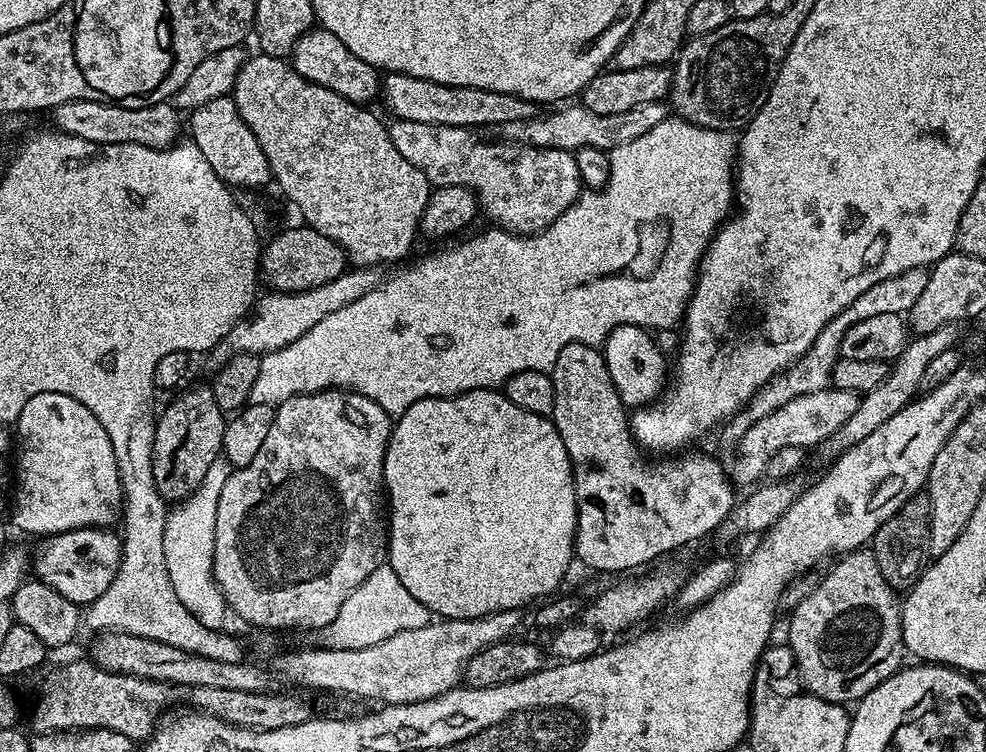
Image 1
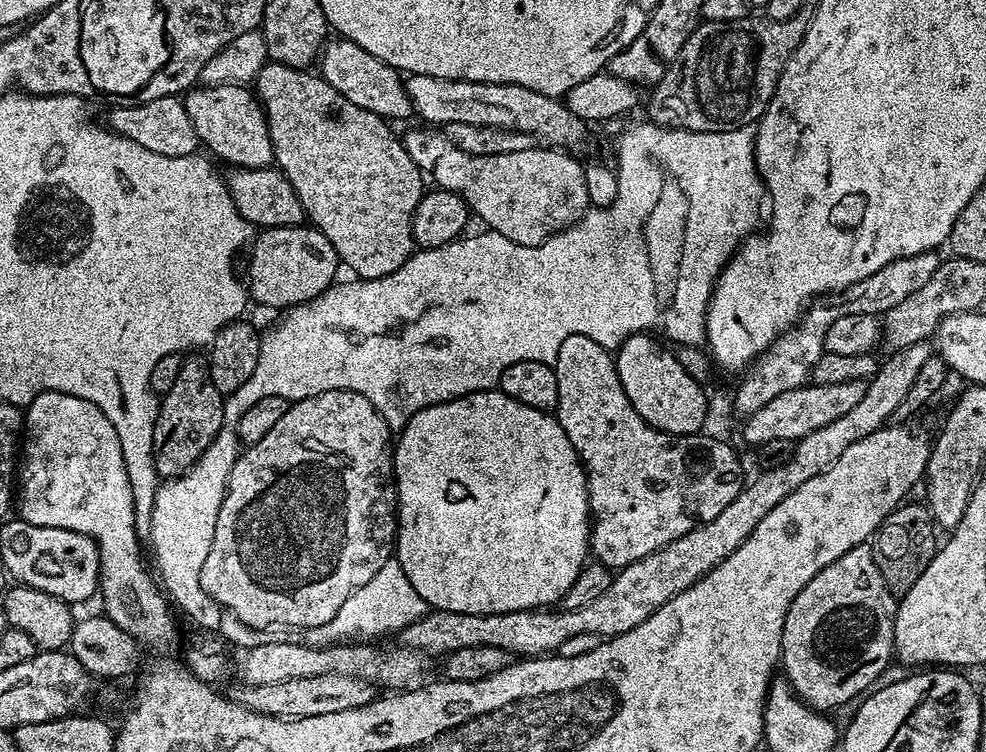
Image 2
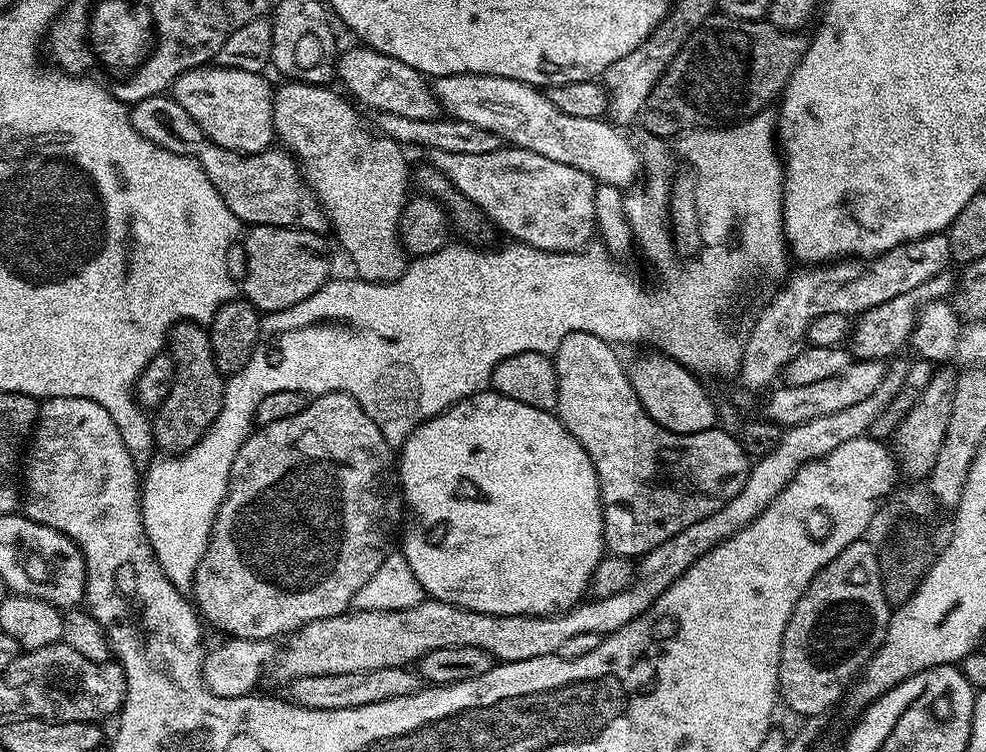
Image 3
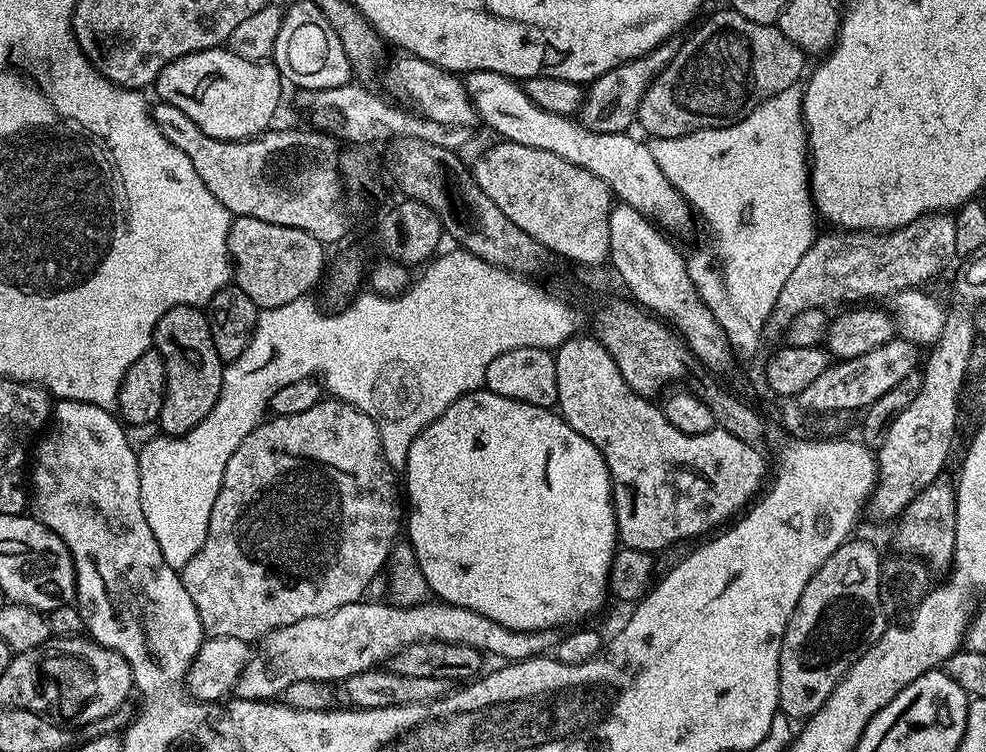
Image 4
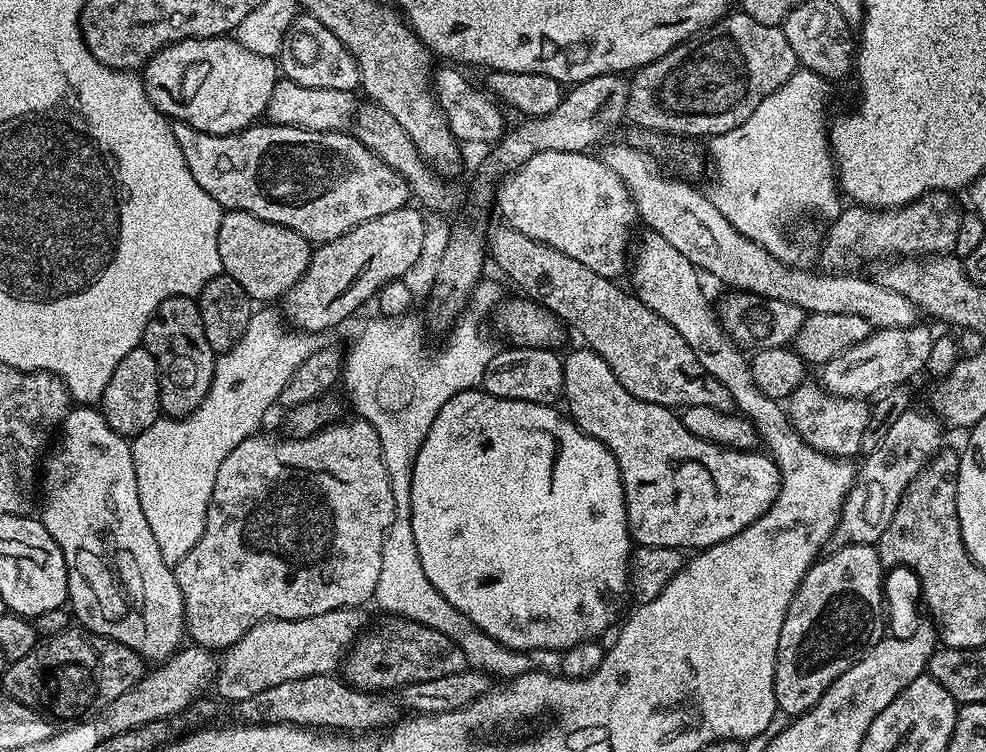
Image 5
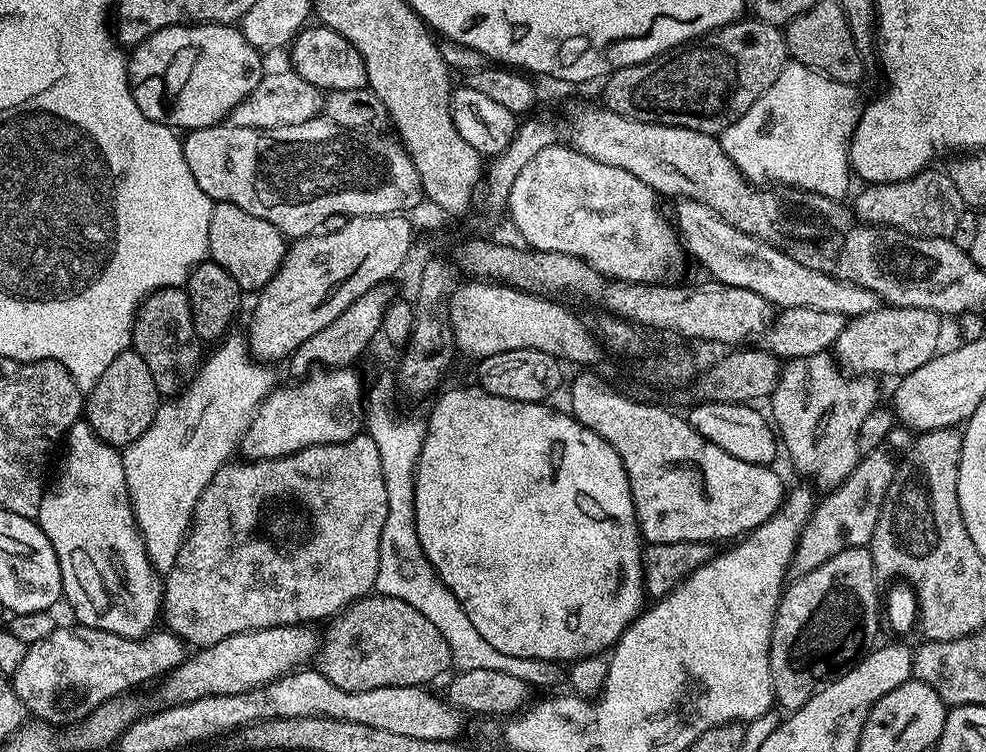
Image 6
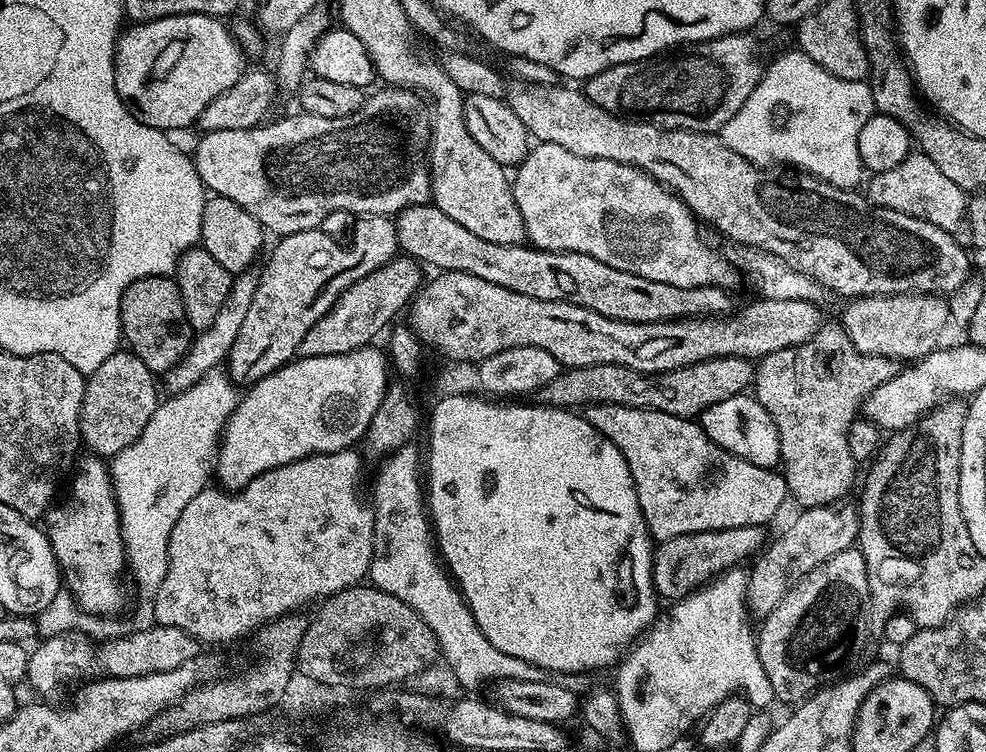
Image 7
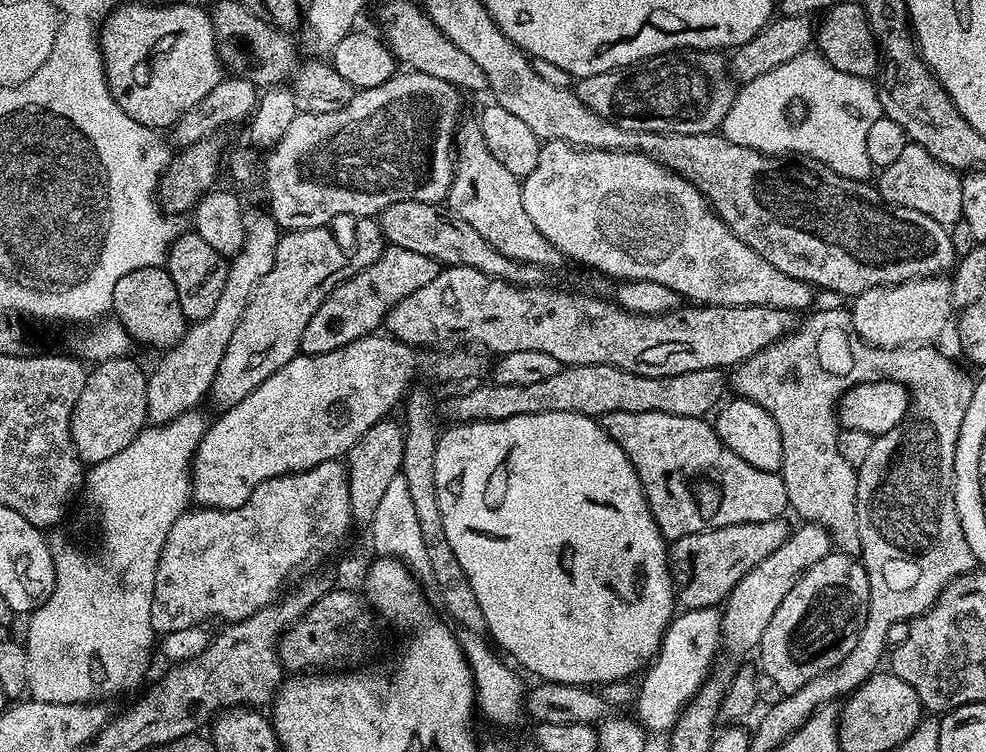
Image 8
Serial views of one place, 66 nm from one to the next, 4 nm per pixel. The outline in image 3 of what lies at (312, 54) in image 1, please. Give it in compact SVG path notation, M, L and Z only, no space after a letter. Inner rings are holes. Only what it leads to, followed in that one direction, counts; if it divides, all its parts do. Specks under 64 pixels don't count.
M356 47L360 48L348 48L345 52L343 49L336 61L336 76L344 83L343 91L353 101L372 108L373 113L398 114L398 118L435 120L441 115L442 109L436 102L436 95L421 72L373 48Z

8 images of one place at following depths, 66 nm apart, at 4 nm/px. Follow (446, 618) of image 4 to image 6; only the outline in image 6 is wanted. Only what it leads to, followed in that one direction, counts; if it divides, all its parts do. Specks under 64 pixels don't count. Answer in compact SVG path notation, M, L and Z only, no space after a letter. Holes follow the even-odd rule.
M287 624L284 628L256 628L252 632L239 632L230 638L222 638L222 642L214 642L208 648L199 649L195 653L197 656L189 655L184 663L163 679L164 685L160 688L159 703L171 706L185 704L203 696L242 694L260 688L263 684L269 684L272 680L278 680L289 672L303 669L309 662L315 661L316 653L319 652L322 643L321 633L315 632L314 629L315 627L307 624Z

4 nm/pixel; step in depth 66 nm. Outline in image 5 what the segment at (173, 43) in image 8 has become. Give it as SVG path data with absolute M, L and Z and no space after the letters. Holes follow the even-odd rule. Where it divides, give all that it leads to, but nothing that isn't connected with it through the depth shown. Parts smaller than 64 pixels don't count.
M215 36L166 46L149 58L142 79L150 102L169 121L189 124L206 134L229 136L251 128L265 115L278 79L278 64L271 56L246 50L234 38Z

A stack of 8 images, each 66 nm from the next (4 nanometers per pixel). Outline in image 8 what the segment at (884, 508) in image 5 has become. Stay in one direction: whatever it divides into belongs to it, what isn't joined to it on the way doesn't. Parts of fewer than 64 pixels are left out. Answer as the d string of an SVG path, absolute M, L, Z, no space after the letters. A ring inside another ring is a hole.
M807 522L793 527L788 533L786 542L770 554L770 558L762 558L754 570L750 570L734 586L732 593L722 606L722 619L720 621L720 643L732 656L744 656L748 651L759 649L762 634L766 634L766 626L770 626L770 618L774 618L782 598L794 590L794 586L814 566L814 562L822 562L828 553L833 551L832 537L822 526Z

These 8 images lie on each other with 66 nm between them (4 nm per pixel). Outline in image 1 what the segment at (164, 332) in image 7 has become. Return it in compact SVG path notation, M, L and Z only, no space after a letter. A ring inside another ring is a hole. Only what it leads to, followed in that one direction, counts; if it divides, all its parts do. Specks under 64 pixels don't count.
M211 387L183 392L164 413L159 413L154 430L154 482L165 502L186 500L191 492L198 490L202 478L206 478L206 470L221 457L224 446L226 414L214 402Z

